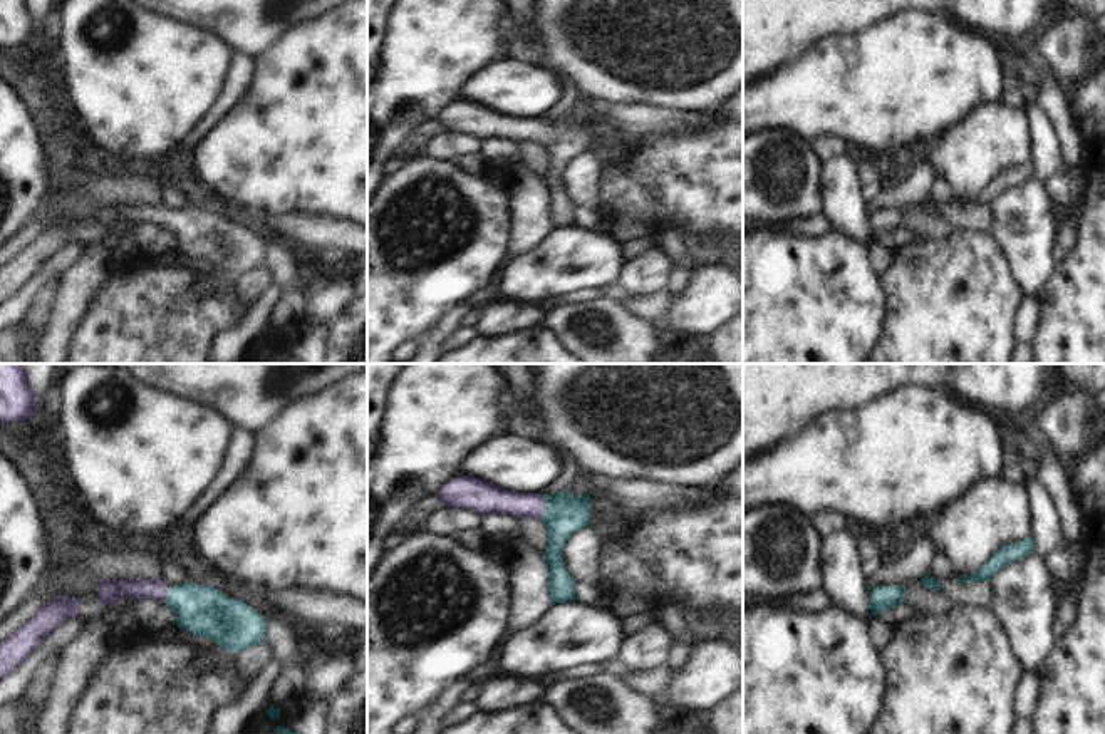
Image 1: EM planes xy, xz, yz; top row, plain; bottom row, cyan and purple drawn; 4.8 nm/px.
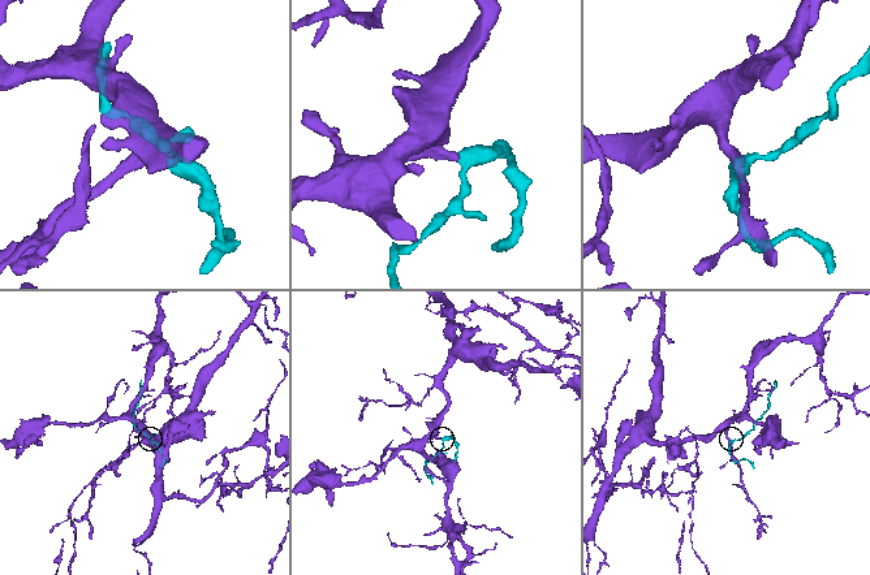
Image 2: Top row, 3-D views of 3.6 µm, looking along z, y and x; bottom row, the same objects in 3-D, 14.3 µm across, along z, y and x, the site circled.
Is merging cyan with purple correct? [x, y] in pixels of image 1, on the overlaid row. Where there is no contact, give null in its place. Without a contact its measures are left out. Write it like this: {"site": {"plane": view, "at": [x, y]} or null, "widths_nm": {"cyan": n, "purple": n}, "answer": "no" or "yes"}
{"site": {"plane": "xz", "at": [545, 508]}, "widths_nm": {"cyan": 190, "purple": 130}, "answer": "yes"}

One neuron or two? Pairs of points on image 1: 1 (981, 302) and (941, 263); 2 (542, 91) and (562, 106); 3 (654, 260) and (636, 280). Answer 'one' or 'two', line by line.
1: one
2: two
3: one

